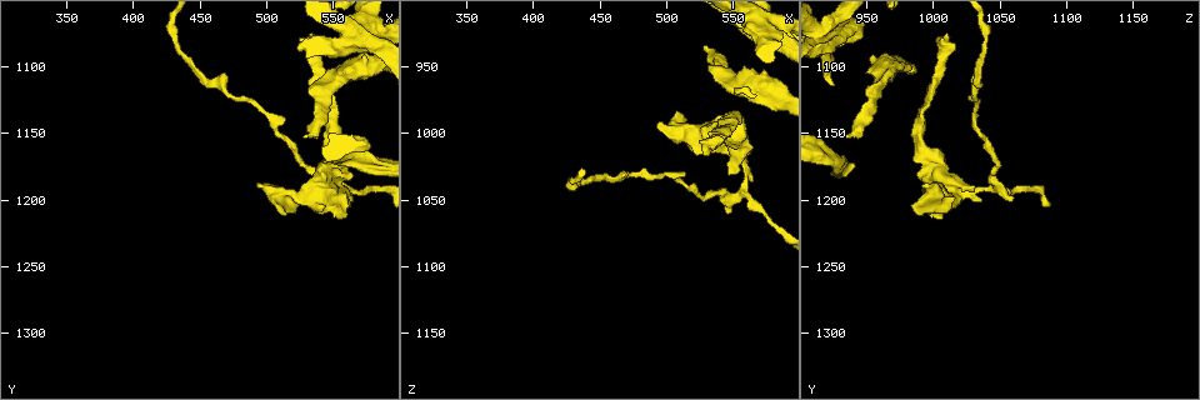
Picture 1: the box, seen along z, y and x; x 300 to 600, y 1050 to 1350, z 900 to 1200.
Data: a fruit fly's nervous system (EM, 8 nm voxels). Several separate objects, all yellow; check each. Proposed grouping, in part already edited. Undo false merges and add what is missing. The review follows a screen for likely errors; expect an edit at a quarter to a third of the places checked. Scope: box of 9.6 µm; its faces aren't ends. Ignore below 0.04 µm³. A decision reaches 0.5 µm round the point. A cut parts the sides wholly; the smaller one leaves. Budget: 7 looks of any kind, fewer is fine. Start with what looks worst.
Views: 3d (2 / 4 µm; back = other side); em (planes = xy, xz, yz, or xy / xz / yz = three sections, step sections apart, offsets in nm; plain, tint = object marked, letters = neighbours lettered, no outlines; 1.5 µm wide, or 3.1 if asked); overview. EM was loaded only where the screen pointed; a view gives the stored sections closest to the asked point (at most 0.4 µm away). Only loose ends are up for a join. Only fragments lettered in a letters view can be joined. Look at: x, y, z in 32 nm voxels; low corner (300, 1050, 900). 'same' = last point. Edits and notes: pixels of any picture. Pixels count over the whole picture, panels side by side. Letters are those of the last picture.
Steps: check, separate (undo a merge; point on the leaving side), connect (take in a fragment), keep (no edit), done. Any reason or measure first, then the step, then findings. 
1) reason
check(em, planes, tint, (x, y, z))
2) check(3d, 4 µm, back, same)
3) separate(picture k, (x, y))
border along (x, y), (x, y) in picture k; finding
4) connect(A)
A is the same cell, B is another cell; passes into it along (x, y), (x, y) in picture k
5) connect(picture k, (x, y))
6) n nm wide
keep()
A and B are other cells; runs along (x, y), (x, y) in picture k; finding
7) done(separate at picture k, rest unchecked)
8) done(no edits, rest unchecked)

branch stops here
check(em, planes, letters, (528, 1152, 934))

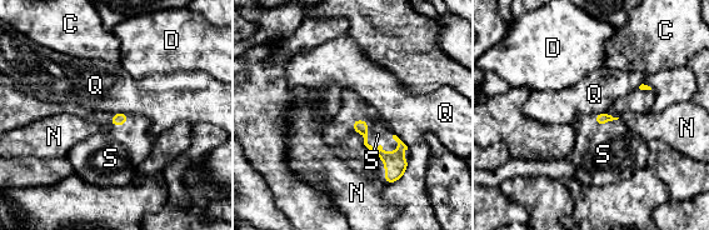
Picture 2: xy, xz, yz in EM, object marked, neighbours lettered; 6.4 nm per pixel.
connect(S)
S is the same cell, C, D, N and Q are other cells; passes into it along (395, 165), (390, 150), (378, 134) in picture 2; it goes on there

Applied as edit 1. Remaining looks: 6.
check(overview)

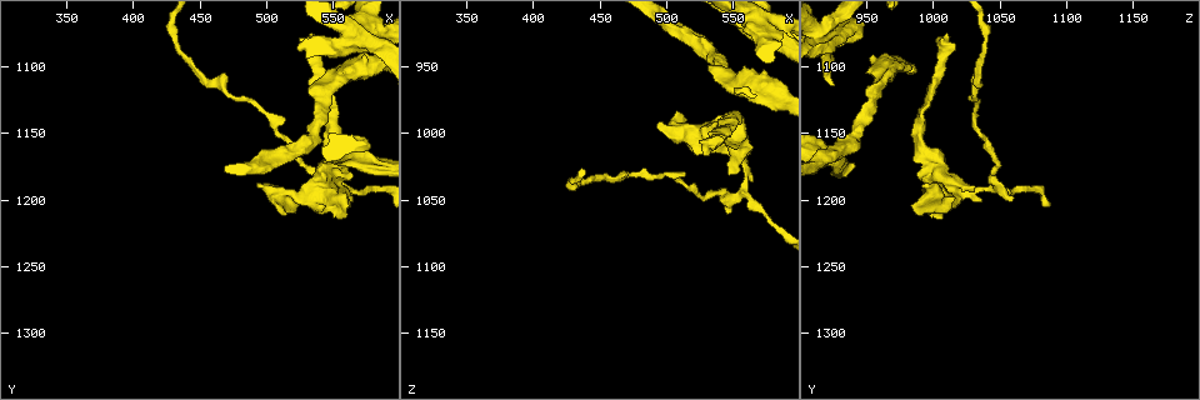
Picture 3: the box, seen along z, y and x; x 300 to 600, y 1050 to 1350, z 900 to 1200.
long arm stops here
check(3d, 4 µm, (534, 1074, 1010))

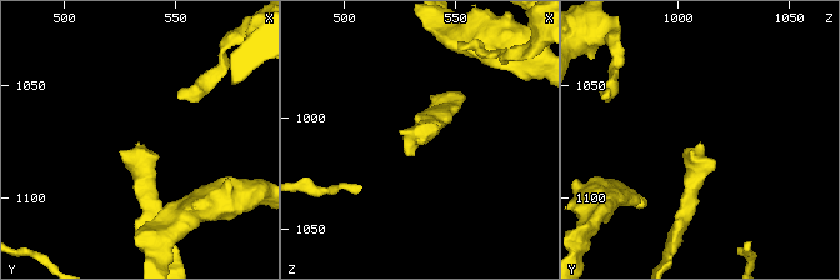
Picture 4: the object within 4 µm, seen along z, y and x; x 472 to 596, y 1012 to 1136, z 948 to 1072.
shape alone is not enough
check(em, planes, letters, (533, 1075, 1009))

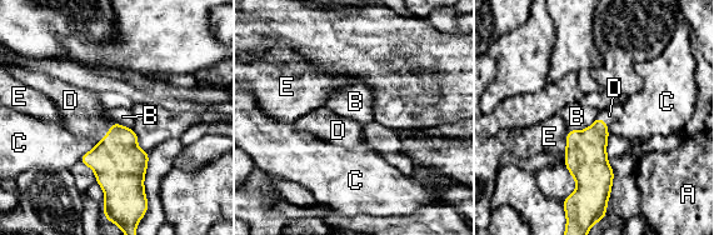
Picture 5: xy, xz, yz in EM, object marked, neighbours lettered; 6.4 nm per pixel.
connect(D)
D is the same cell, A, B, C and E are other cells; passes into it along (585, 154), (603, 120), (609, 115) in picture 5; the neuron continues

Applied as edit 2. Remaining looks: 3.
check(3d, 4 µm, (586, 1084, 918))

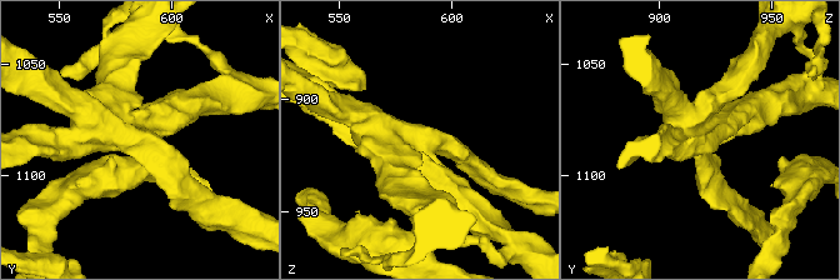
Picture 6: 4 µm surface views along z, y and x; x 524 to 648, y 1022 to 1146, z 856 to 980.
3 arms; arms of 240, 320, 500 nm; now the EM
check(em, yz, step 8, tint, (587, 1085, 918))

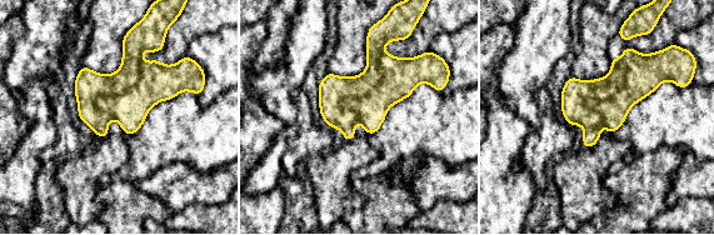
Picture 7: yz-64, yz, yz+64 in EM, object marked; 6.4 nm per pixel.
what lies round it
check(em, yz, step 8, letters, same)

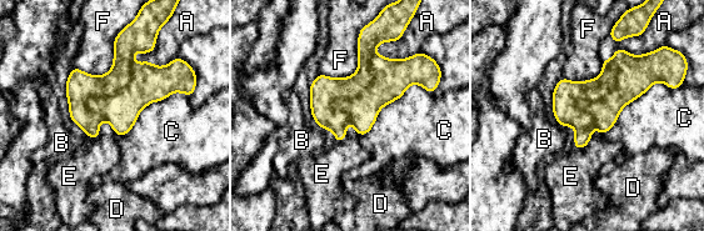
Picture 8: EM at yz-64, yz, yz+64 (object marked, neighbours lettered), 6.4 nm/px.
separate(picture 8, (390, 81))
A, B, C, D, E and F are other cells; border along (374, 54), (349, 121) in picture 8; a second neuron is stuck on

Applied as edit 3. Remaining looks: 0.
done(connect at picture 2, connect at picture 5, separate at picture 8, rest unchecked)

